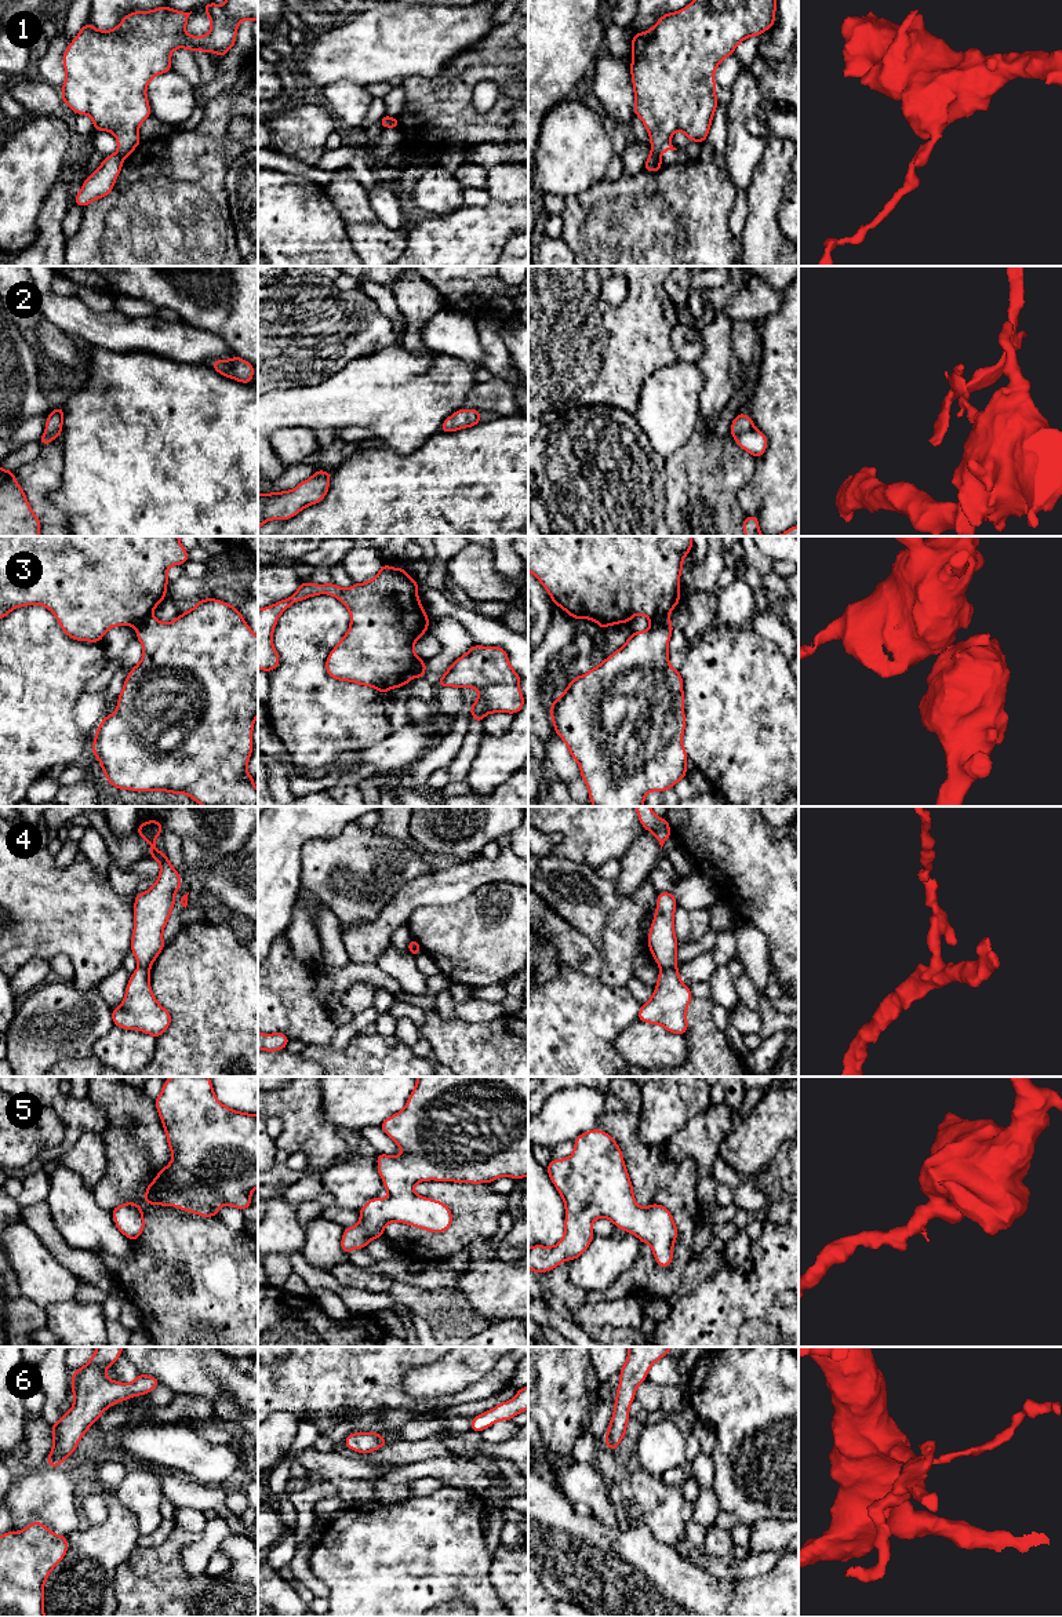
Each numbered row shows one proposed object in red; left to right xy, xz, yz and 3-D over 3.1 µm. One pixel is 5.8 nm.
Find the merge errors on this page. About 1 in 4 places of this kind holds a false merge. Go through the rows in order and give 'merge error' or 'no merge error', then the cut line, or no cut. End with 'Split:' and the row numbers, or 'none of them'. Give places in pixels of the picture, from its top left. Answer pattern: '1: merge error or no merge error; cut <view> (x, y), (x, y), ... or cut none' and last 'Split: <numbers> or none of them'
1: merge error; cut yz (651, 150), (658, 156)
2: merge error; cut yz (753, 426), (734, 436)
3: merge error; cut yz (668, 615), (651, 621)
4: merge error; cut yz (676, 967), (664, 967), (661, 969)
5: no merge error; cut none
6: no merge error; cut none
Split: 1, 2, 3, 4

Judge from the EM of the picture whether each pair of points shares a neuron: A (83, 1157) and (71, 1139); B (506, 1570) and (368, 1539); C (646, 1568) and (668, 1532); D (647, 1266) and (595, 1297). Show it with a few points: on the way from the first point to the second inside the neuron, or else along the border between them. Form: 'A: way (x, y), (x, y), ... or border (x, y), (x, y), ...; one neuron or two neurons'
A: border (101, 1133), (86, 1132), (59, 1157); two neurons
B: border (491, 1557), (490, 1577), (499, 1598); two neurons
C: border (636, 1521), (640, 1521), (657, 1539), (672, 1547); two neurons
D: way (635, 1278), (624, 1288), (607, 1295); one neuron

